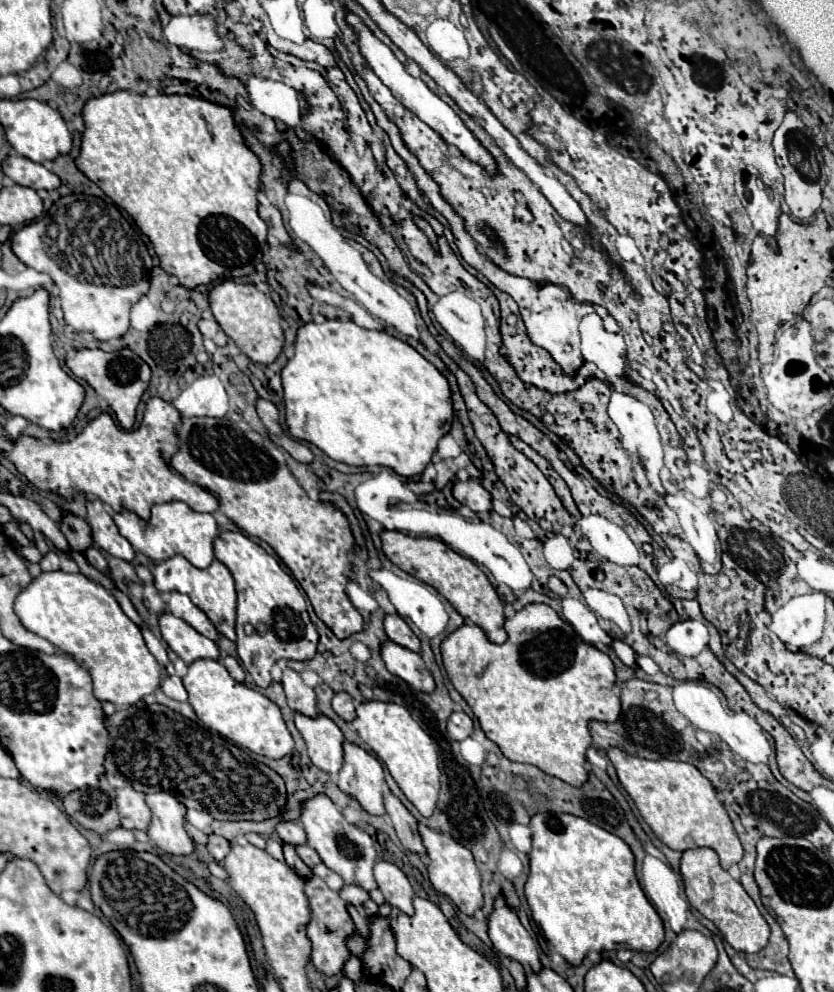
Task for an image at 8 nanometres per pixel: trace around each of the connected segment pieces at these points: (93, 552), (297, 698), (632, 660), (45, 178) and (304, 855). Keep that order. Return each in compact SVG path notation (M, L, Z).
M90 547L90 549L86 551L86 559L88 559L88 563L90 563L92 567L96 567L96 569L102 571L104 575L108 575L108 561L104 559L104 555L102 555L96 547Z
M286 667L282 671L282 685L288 697L288 707L292 711L298 711L306 717L316 717L316 693L304 685L304 681L300 679L300 675L296 671L292 671L290 667Z
M616 639L616 641L612 643L612 649L614 649L614 653L618 655L618 659L620 659L624 665L636 669L636 653L634 653L634 649L632 649L630 645L626 645L626 643L622 643L622 641Z
M8 157L4 163L2 163L2 171L4 175L8 175L16 185L22 185L22 187L32 187L34 191L38 189L46 189L46 191L52 191L52 189L58 189L60 187L60 179L48 171L46 167L42 167L40 163L34 163L26 157Z
M300 845L300 847L296 847L296 853L298 853L298 857L300 857L310 869L316 867L316 863L320 863L318 853L316 853L312 847L308 847L308 845Z

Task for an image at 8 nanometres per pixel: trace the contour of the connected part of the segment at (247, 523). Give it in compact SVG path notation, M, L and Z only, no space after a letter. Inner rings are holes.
M184 417L182 425L178 425L176 429L176 435L178 435L178 451L172 455L170 465L184 479L192 483L196 481L200 487L216 495L220 503L218 511L226 515L230 521L234 521L244 533L252 537L260 537L276 551L276 555L292 571L294 579L306 591L316 615L332 629L332 633L338 639L362 631L364 619L348 601L344 591L346 581L352 579L352 567L346 553L354 545L346 517L330 503L308 499L306 491L298 485L298 481L288 471L288 467L274 461L272 455L264 449L262 437L254 433L250 427L246 427L244 423L232 423L228 419L210 419L210 417Z

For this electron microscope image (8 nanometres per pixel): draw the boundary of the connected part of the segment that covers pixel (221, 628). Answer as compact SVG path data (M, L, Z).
M176 555L176 557L170 557L162 563L156 563L152 567L152 575L154 575L154 587L158 589L158 593L164 593L164 591L186 593L192 599L192 603L206 613L206 617L210 619L210 623L216 627L216 631L220 635L224 635L230 641L236 639L236 633L234 633L236 589L234 589L232 573L228 571L226 565L222 565L220 561L214 561L210 567L198 569L198 567L190 565L182 555Z

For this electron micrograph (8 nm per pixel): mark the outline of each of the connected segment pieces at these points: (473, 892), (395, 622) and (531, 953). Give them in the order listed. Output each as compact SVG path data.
M418 825L418 827L420 827L422 843L424 843L424 847L428 851L428 857L430 857L428 873L430 873L430 881L432 881L434 889L448 895L452 899L452 903L464 915L472 917L478 909L482 909L482 903L484 903L482 901L482 891L480 891L480 873L478 873L478 867L474 863L472 853L444 833L436 833L436 831L432 831L424 825Z
M386 615L384 617L384 631L388 635L390 641L410 649L410 651L420 651L420 639L412 633L412 629L408 627L408 623L400 617L400 615Z
M498 897L494 903L494 913L488 921L488 935L500 955L518 961L526 971L538 973L542 969L532 937L522 927L516 913L506 905L504 897Z

